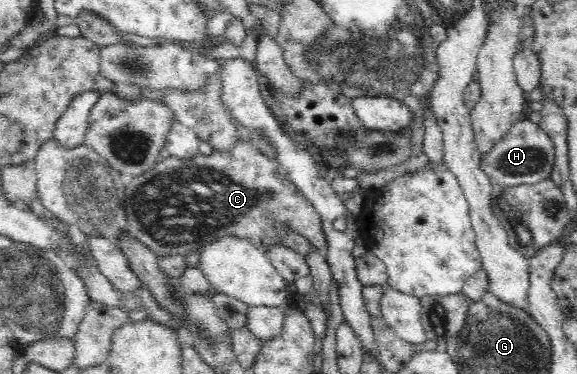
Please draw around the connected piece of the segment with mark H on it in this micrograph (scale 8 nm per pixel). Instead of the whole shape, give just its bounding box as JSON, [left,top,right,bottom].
[480,119,554,186]

